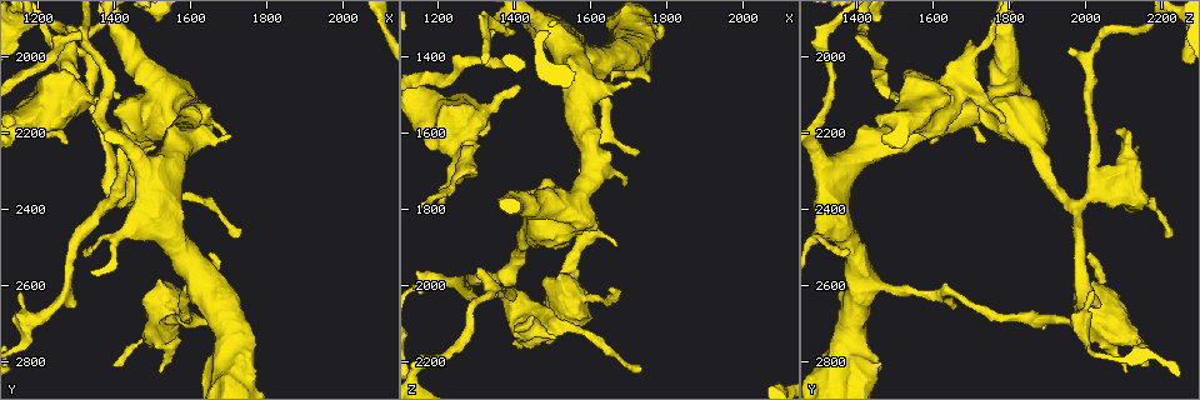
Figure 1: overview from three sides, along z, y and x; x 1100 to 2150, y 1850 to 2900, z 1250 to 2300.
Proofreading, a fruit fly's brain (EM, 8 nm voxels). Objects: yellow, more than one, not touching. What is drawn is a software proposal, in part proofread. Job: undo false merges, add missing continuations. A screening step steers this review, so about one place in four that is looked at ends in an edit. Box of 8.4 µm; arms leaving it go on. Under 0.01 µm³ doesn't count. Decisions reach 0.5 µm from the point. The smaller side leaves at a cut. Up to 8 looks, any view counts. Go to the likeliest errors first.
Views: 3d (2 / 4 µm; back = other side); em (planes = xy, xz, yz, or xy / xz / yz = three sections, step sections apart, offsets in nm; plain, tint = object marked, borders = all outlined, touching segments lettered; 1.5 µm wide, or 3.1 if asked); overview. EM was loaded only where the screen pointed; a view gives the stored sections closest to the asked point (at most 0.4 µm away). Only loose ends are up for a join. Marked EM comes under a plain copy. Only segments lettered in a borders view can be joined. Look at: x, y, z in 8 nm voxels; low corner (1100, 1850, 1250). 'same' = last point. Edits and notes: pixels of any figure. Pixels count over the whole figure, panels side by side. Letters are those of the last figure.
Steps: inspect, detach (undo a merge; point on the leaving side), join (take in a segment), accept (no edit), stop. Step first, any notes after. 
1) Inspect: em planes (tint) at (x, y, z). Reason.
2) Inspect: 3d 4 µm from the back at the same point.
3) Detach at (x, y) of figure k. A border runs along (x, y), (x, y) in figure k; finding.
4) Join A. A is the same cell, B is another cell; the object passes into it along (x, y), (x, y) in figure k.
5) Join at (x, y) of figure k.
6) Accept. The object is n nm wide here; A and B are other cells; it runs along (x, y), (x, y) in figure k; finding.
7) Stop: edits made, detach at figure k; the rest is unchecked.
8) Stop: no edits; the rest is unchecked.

Inspect: em xz step 8 (borders) at (1275, 2220, 1590). Thick end.

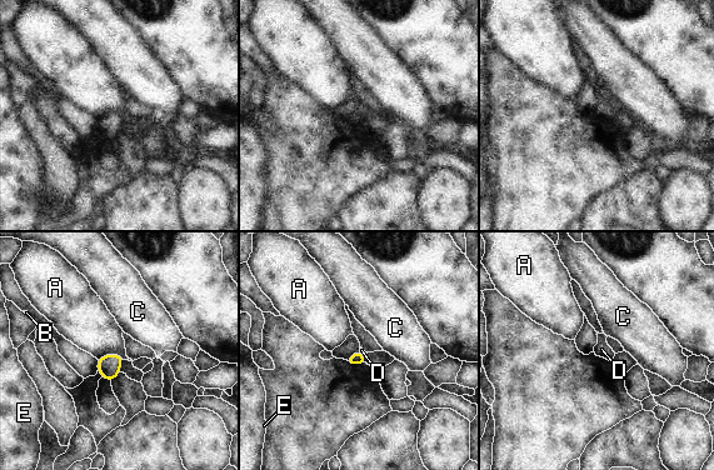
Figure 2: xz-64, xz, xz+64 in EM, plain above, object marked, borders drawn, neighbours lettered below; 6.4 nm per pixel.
Accept. A, B, C, D and E are other cells; none of them fits.

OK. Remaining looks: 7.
Inspect: em xy step 8 (tint) at (1410, 2110, 1480). Branch stops here.

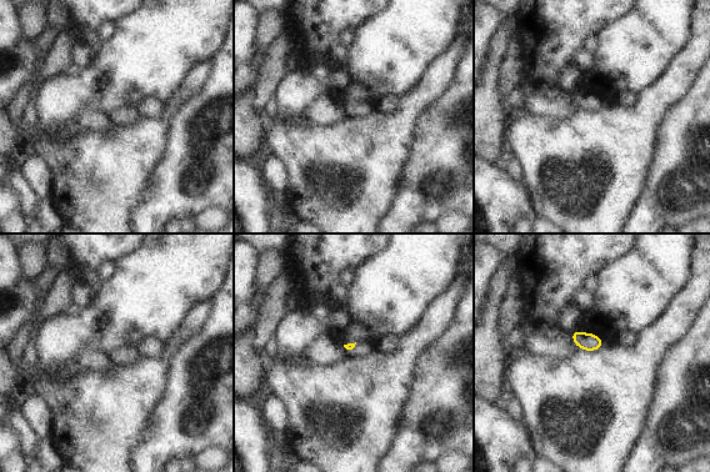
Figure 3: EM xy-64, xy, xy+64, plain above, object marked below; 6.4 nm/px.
Inspect: em yz step 8 (borders) at the same point.

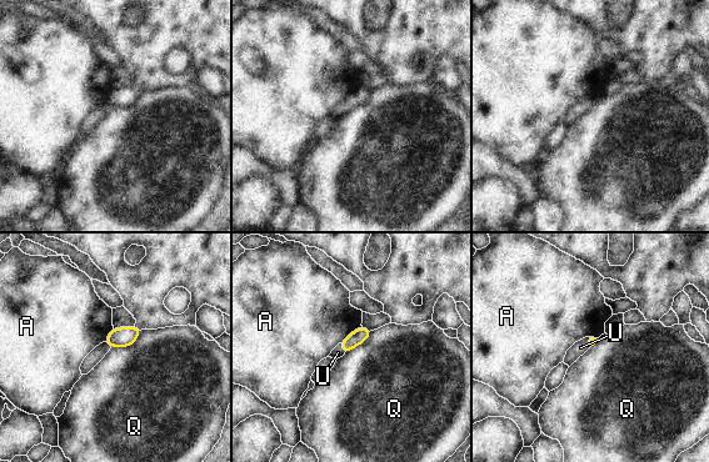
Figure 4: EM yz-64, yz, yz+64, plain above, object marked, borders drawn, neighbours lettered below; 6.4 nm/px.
Join U. U is the same cell, A and Q are other cells; the object passes into it along (354, 339), (341, 347), (338, 352) in figure 4; it goes on there.

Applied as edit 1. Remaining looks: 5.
Inspect: overview. Redraw.

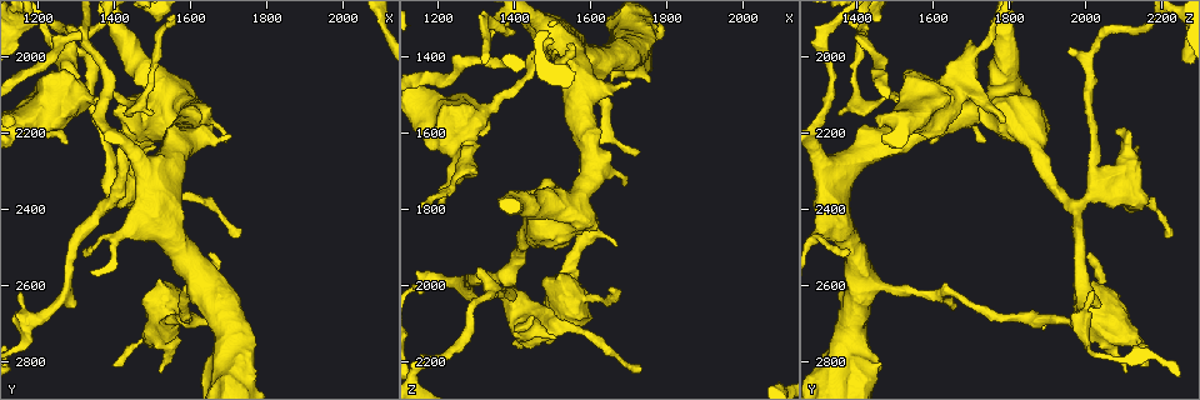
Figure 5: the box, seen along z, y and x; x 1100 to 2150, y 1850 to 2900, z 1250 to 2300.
Inspect: 3d 2 µm at (1335, 2510, 1385).

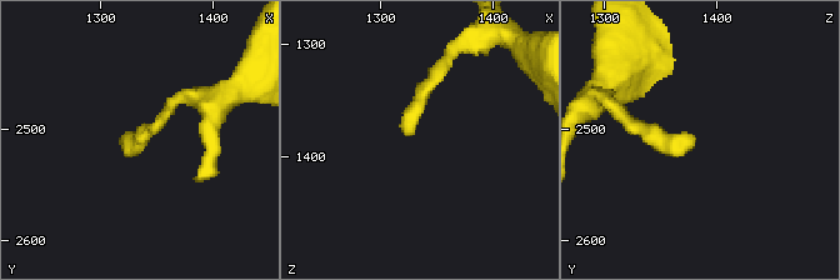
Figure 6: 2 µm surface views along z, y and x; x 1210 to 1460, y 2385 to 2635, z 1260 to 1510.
Inspect: em xy step 4 (borders) at (1334, 2506, 1380). Now the EM.

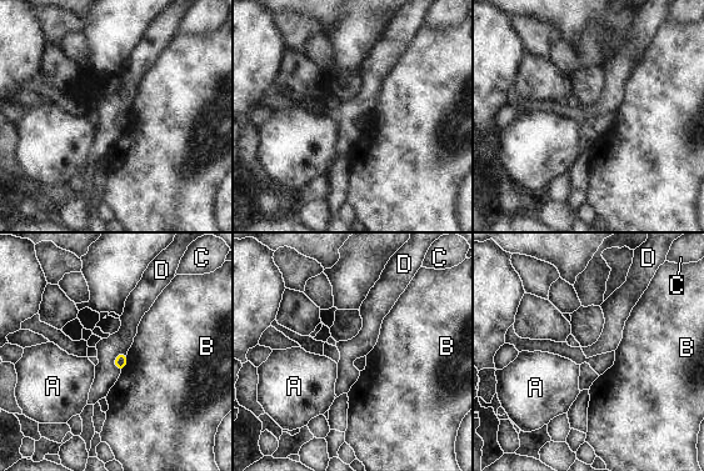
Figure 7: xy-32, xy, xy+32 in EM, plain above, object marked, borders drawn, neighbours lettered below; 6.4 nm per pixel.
Inspect: em planes (borders) at the same point. Another direction.

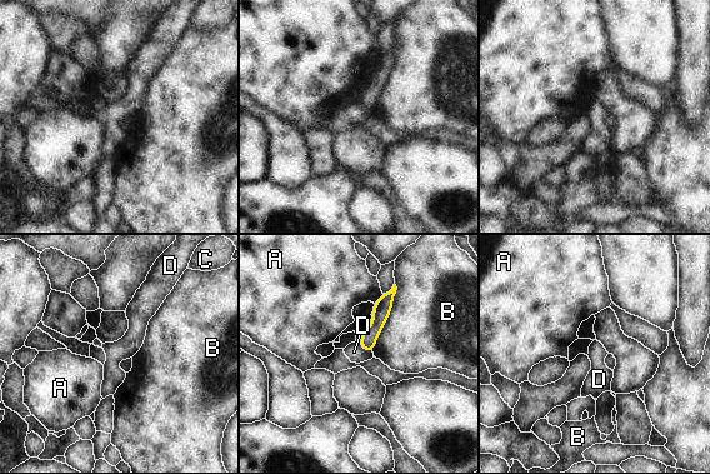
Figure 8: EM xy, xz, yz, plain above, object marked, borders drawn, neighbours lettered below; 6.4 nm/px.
Accept. The longest contact is with B, 460 nm; A, B, C and D are other cells; it runs along (390, 295), (369, 337), (368, 348) in figure 8; no lettered segment goes on from it.

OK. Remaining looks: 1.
Stop: edits made, join at figure 4; the rest is unchecked.

